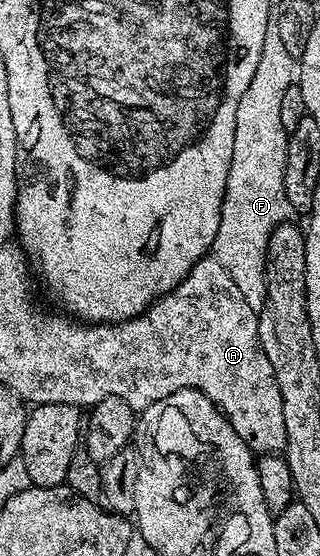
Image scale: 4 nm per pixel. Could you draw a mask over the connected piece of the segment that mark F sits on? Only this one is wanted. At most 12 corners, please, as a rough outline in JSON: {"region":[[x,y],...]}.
{"region":[[266,30],[238,100],[211,249],[246,304],[266,300],[270,236],[290,218],[281,101],[298,62]]}

